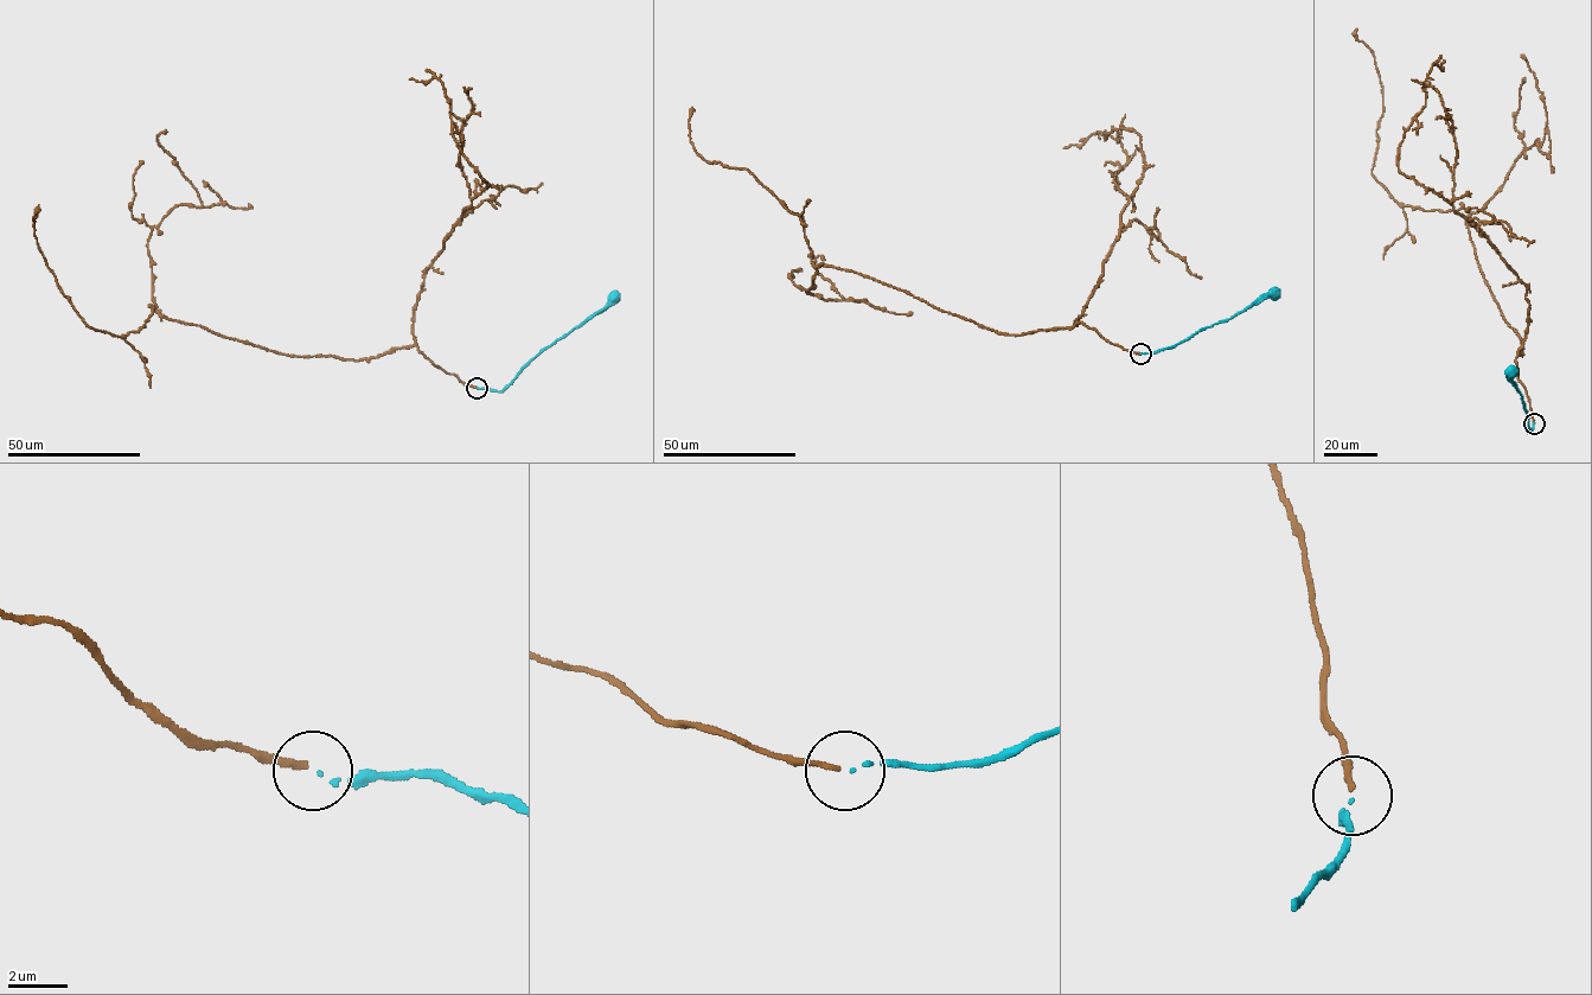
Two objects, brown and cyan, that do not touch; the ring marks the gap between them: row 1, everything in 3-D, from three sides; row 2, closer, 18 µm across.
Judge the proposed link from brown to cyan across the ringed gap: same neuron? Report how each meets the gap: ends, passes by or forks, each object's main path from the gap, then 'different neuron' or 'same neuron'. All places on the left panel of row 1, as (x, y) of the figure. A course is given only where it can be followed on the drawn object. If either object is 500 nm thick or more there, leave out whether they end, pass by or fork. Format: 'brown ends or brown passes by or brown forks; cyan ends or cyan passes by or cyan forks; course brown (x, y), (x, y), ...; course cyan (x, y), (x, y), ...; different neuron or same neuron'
brown ends; cyan ends; course brown (477, 388), (416, 345), (357, 359), (289, 355), (152, 308), (138, 331), (96, 331), (38, 247), (38, 204); course cyan (477, 388), (503, 390), (542, 350), (614, 298); different neuron

